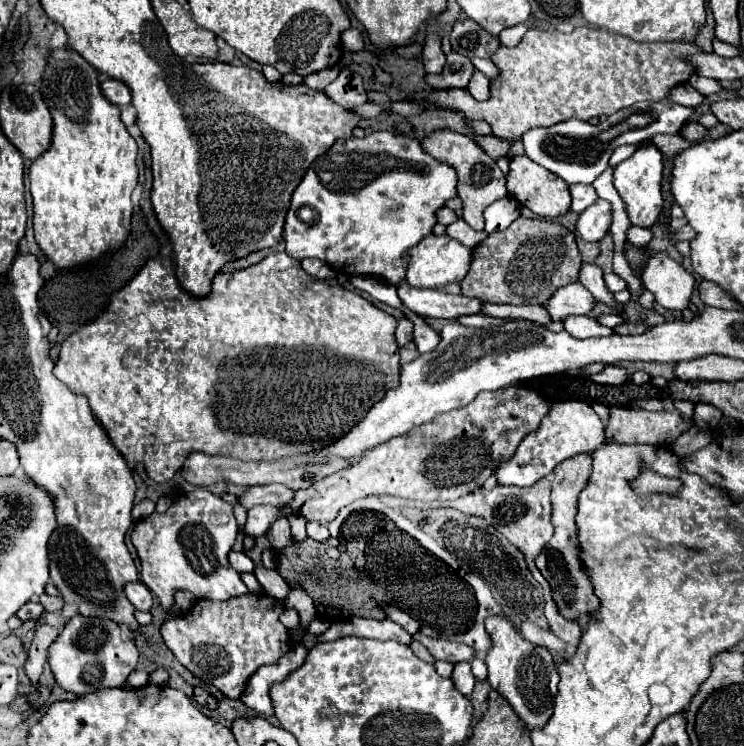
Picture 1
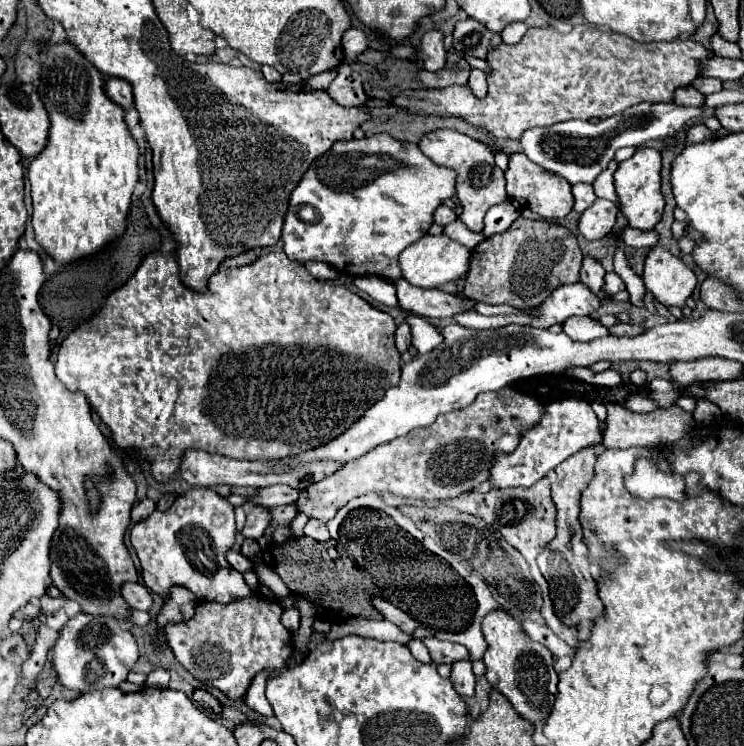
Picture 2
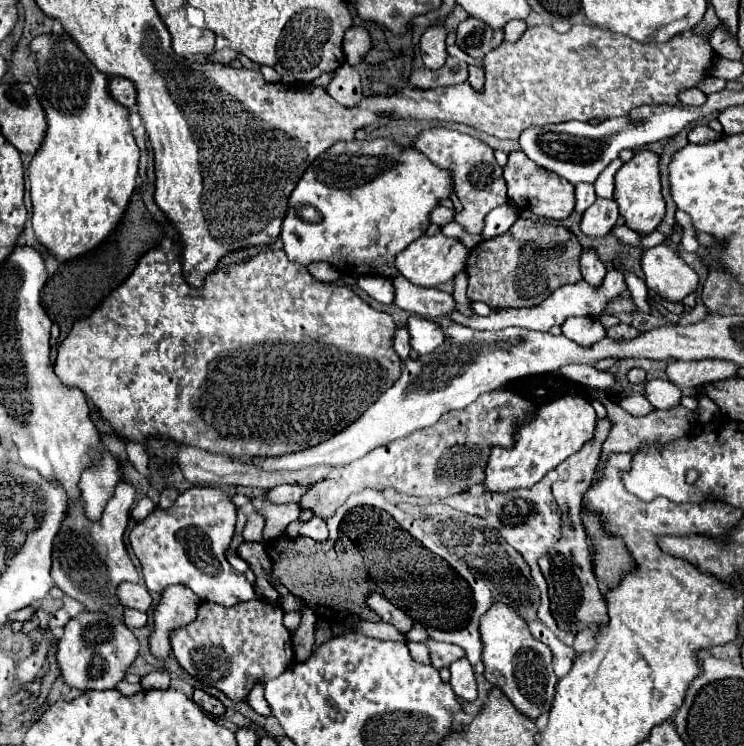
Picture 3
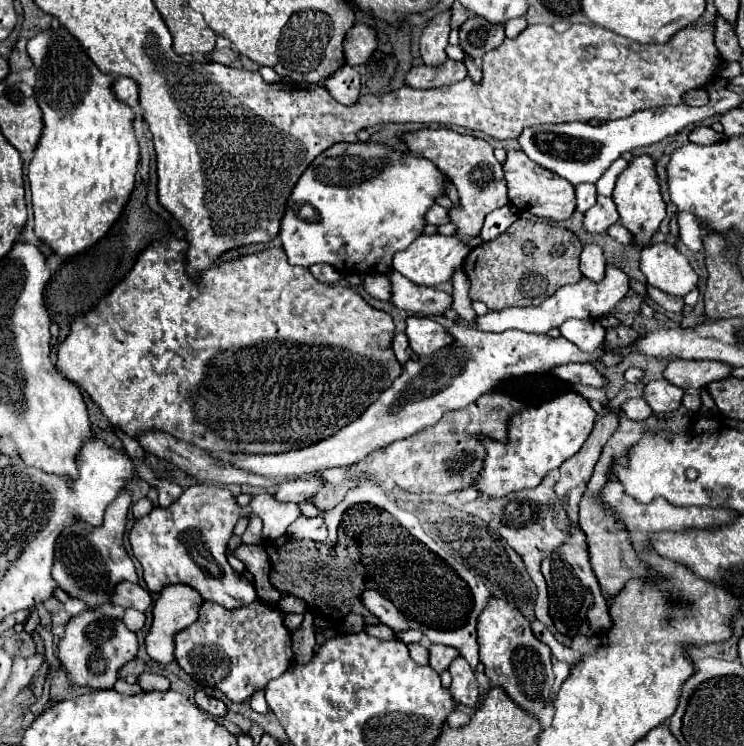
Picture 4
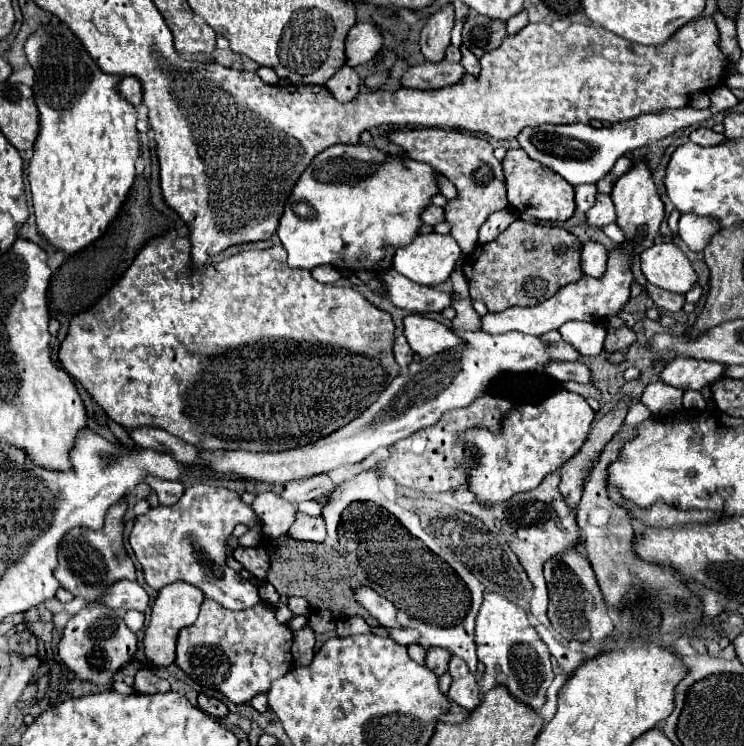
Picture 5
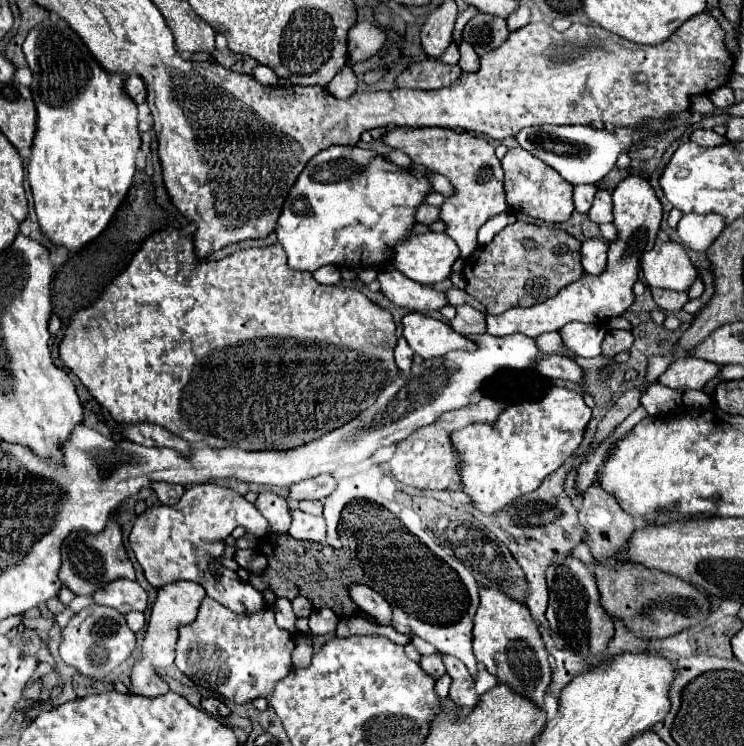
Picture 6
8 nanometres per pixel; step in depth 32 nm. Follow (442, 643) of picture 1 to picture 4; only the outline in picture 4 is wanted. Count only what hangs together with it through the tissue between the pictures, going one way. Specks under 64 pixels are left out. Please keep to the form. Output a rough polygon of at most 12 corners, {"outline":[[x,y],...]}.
{"outline":[[432,644],[428,666],[438,674],[448,670],[450,662],[458,656],[454,648]]}

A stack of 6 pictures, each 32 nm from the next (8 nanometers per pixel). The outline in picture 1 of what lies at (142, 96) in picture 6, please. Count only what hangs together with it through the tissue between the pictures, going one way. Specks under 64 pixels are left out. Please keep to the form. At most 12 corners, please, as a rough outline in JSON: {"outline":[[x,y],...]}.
{"outline":[[102,80],[102,92],[116,106],[128,106],[130,88],[118,80]]}

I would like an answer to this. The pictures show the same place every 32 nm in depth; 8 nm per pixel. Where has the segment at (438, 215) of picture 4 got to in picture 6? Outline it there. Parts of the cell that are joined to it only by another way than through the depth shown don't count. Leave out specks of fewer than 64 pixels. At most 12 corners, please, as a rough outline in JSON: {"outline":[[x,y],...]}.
{"outline":[[420,204],[414,212],[418,224],[438,220],[438,208]]}

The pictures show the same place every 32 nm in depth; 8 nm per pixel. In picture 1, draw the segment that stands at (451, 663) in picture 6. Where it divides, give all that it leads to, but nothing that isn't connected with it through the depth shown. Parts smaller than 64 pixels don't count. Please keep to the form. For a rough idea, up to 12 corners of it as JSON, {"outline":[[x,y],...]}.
{"outline":[[470,662],[454,664],[452,682],[458,692],[470,696],[474,674]]}

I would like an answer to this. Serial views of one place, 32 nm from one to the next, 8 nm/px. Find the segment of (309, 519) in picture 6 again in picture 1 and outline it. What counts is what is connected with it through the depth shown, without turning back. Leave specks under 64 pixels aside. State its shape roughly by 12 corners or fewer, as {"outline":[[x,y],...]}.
{"outline":[[308,522],[306,532],[318,542],[330,538],[328,528],[320,522]]}

